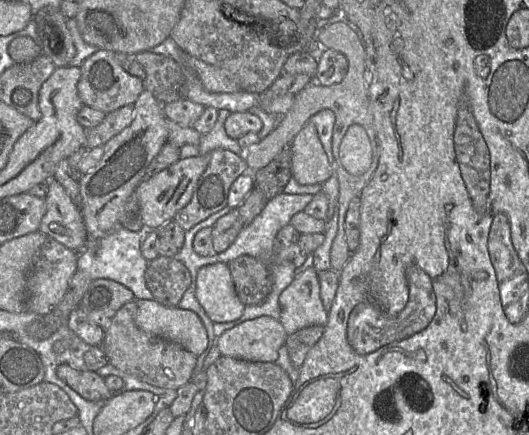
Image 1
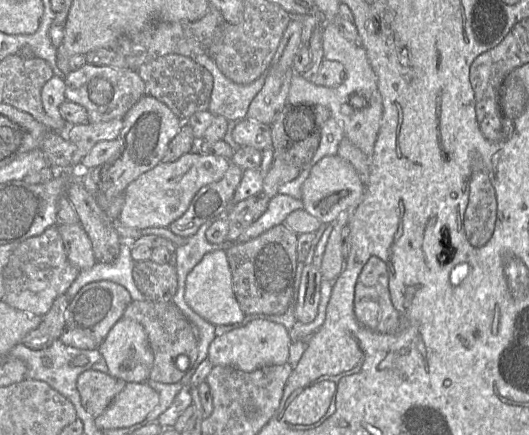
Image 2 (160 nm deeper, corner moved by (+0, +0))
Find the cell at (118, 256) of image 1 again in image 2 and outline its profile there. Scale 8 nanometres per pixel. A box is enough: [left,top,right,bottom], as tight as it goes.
[66,240,146,301]

